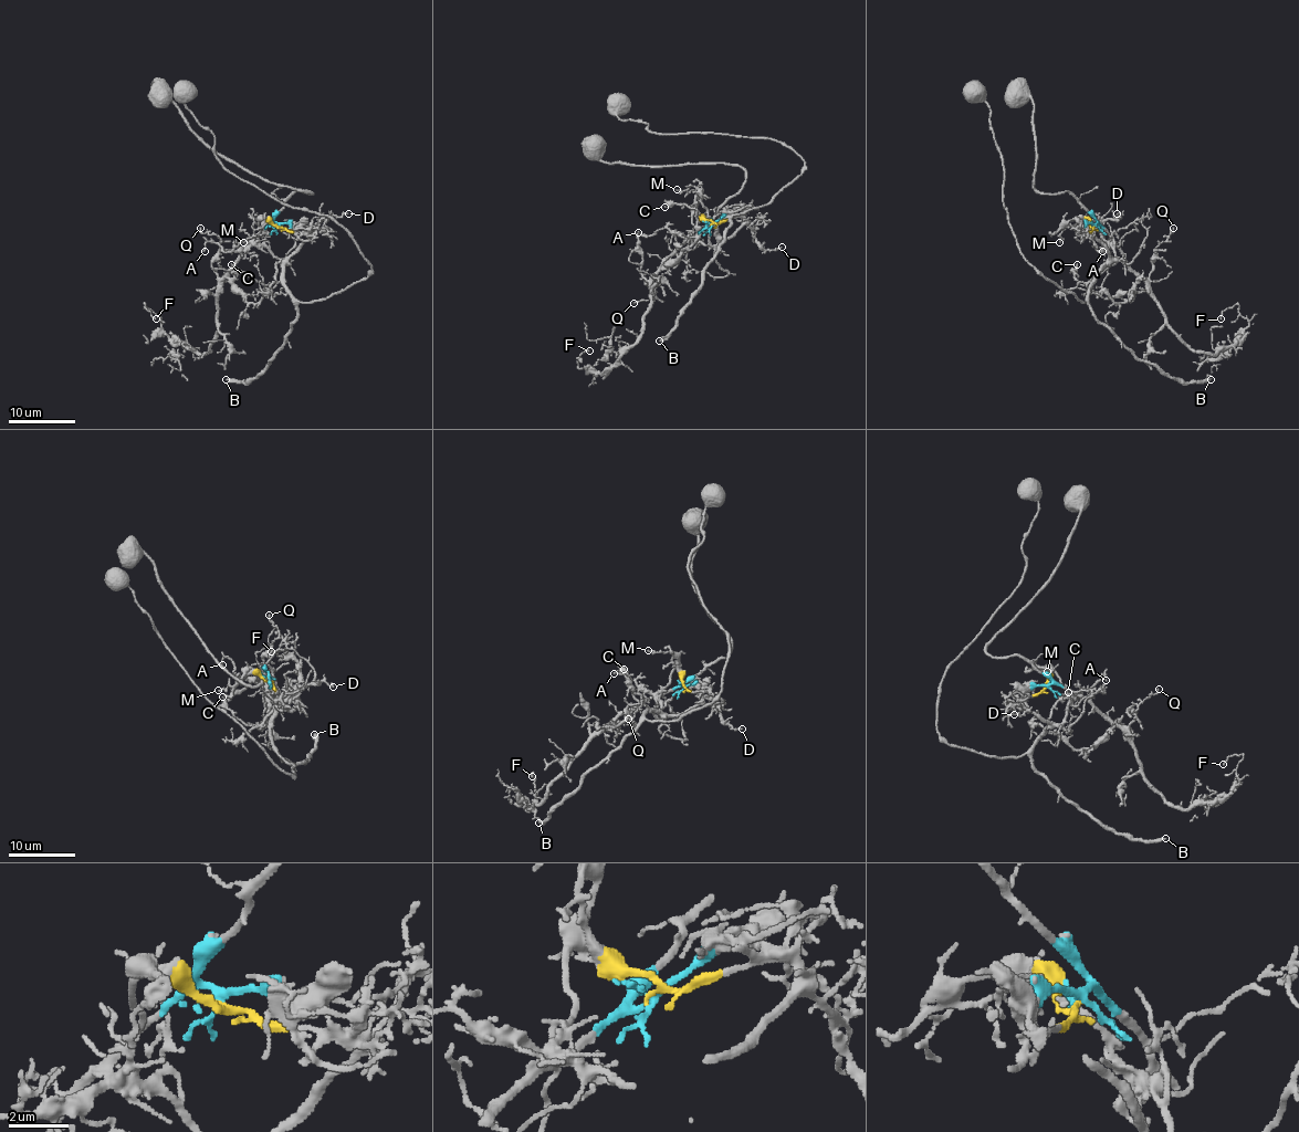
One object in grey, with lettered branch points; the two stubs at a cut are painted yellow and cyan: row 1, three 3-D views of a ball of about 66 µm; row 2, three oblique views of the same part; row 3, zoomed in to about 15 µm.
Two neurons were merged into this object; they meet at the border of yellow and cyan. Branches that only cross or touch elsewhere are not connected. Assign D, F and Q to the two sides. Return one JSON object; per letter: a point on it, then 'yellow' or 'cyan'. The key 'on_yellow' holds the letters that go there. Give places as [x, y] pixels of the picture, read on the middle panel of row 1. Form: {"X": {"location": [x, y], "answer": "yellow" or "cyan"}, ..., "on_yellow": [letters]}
{"D": {"location": [782, 247], "answer": "yellow"}, "F": {"location": [589, 350], "answer": "cyan"}, "Q": {"location": [634, 303], "answer": "cyan"}, "on_yellow": ["D"]}

